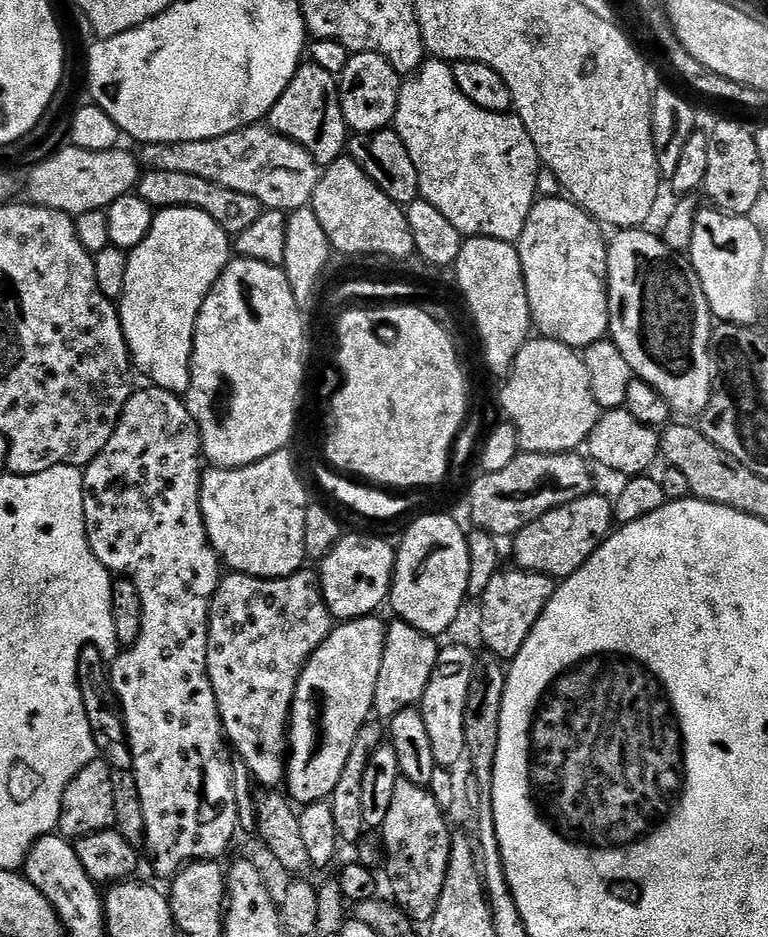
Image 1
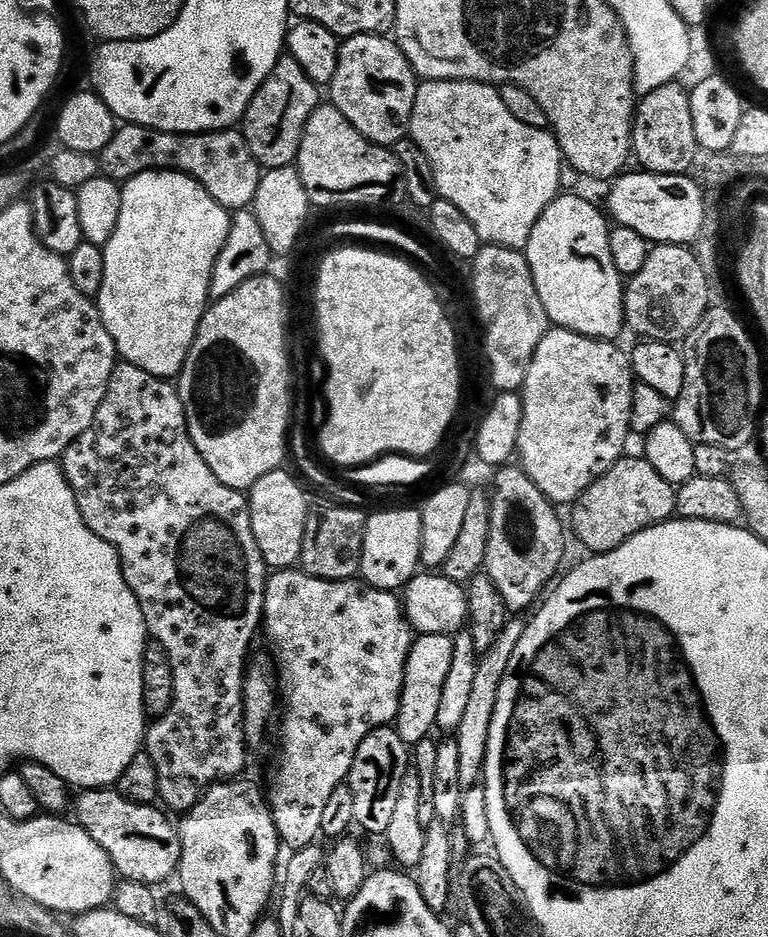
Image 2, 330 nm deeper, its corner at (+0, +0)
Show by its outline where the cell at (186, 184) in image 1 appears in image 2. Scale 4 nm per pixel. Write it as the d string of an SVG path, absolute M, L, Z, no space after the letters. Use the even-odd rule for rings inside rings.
M125 123L117 127L114 138L98 154L100 170L112 180L123 182L143 172L179 169L194 178L218 202L229 210L244 210L258 192L262 175L243 131L160 132L141 124Z

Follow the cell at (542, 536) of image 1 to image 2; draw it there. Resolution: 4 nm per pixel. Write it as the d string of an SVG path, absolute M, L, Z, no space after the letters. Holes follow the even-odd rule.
M625 455L614 466L610 466L610 470L592 481L591 486L578 497L575 504L571 505L571 531L572 528L576 531L577 538L589 548L589 553L599 554L614 550L634 534L652 528L655 524L665 524L676 516L677 485L666 482L666 478L662 478L662 474L658 474L658 470L654 470L654 466L650 466L648 460L636 456Z

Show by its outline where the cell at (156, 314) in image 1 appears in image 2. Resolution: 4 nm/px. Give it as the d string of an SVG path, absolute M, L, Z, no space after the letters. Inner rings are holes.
M179 170L143 172L123 181L120 193L122 214L118 214L118 226L114 226L110 242L103 245L106 268L98 297L100 320L127 363L155 376L176 378L184 369L196 332L210 307L210 278L214 262L226 246L232 218L229 209L214 202L198 181Z

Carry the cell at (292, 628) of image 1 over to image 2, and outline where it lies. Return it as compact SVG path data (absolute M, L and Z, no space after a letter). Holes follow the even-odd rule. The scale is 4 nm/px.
M299 567L282 568L273 571L268 577L268 585L264 591L264 618L262 621L263 635L268 635L272 643L272 652L276 655L276 664L284 675L282 680L282 719L280 724L280 757L276 760L276 773L272 776L272 785L267 785L266 795L268 806L272 809L272 817L281 841L289 844L289 849L305 848L317 843L322 836L322 817L330 794L345 783L350 774L350 766L354 766L354 754L358 754L358 746L362 746L362 738L379 728L389 727L395 721L400 709L400 688L404 684L406 658L412 649L414 633L404 617L402 600L396 592L387 592L381 588L370 588L359 579L354 580L323 580L306 574Z

